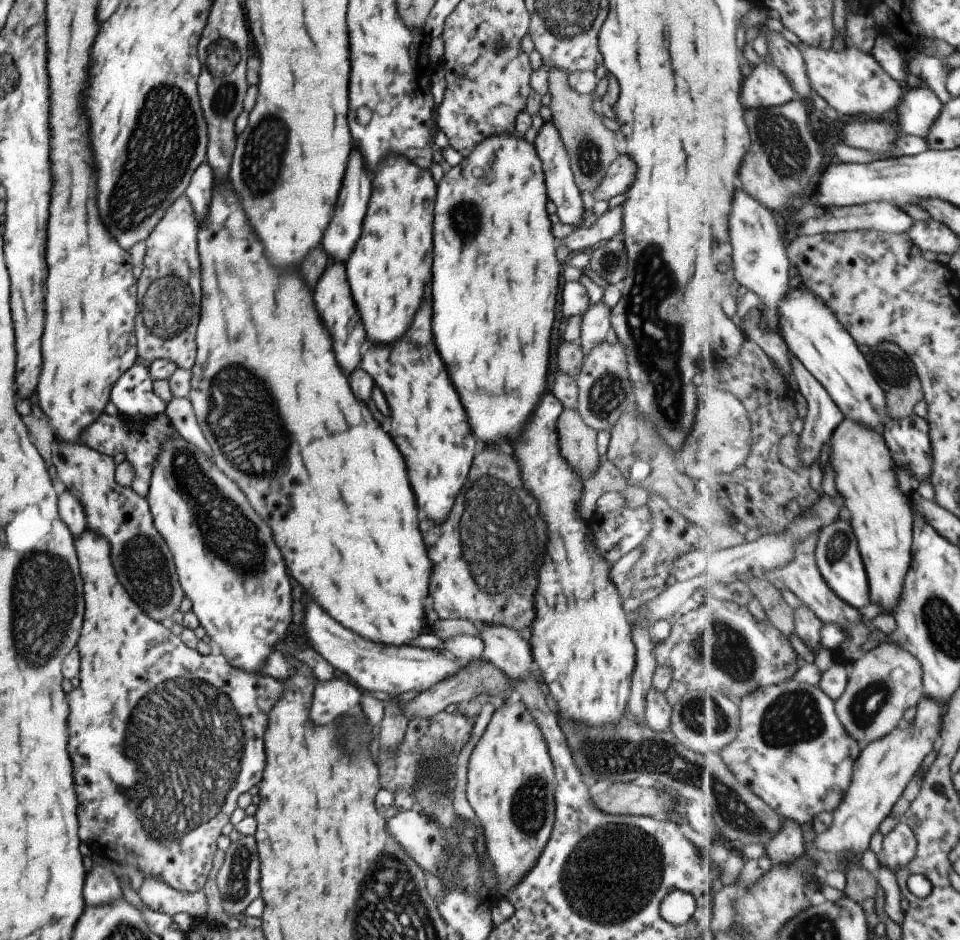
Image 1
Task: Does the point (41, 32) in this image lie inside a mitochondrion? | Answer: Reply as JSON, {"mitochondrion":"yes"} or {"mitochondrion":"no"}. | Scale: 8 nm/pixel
{"mitochondrion":"no"}

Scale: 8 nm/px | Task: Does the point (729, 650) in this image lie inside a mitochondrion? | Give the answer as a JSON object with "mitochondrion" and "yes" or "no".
{"mitochondrion":"yes"}

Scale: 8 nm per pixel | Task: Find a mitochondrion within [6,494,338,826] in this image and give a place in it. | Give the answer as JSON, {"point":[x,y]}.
{"point":[38,637]}

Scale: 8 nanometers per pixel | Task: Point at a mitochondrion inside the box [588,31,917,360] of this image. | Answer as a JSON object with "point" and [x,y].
{"point":[779,137]}

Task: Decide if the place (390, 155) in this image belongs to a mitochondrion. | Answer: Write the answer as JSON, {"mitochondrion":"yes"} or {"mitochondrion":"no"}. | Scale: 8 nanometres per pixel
{"mitochondrion":"no"}

